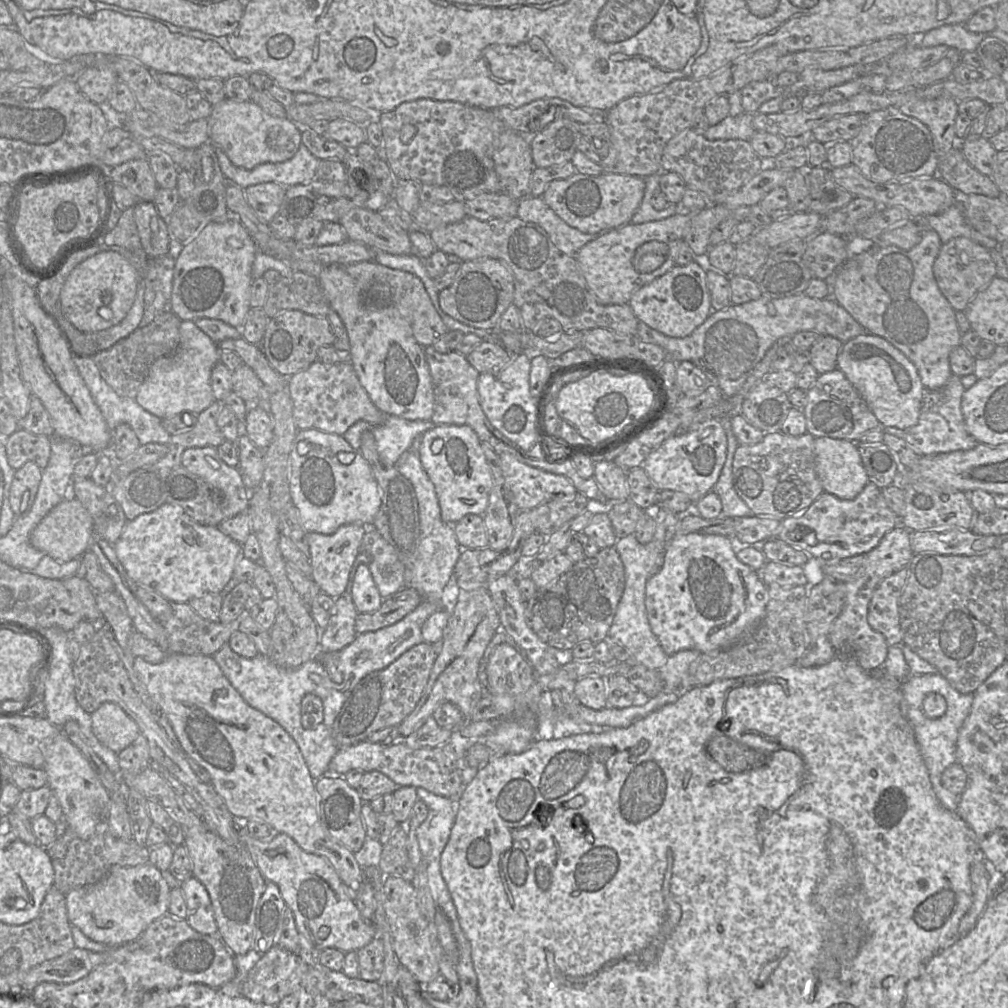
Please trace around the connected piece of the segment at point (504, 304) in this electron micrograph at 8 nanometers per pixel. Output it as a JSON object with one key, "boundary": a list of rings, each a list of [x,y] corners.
{"boundary":[[[481,258],[460,264],[453,282],[438,292],[440,309],[453,319],[468,326],[495,331],[501,315],[512,304],[514,278],[510,269],[500,261]]]}

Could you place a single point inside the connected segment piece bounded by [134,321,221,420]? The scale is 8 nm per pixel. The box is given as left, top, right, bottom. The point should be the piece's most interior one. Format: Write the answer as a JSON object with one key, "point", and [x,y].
{"point":[180,382]}

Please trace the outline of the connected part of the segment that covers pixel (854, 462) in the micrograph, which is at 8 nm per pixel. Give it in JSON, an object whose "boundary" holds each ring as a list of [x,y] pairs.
{"boundary":[[[816,437],[814,455],[816,474],[824,492],[853,500],[869,483],[856,442]]]}

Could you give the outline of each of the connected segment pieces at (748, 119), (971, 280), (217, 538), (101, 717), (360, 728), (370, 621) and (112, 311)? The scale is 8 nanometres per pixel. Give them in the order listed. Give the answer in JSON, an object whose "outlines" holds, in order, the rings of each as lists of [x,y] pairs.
{"outlines":[[[[741,113],[728,116],[716,125],[710,126],[703,135],[710,140],[747,140],[753,136],[753,114]]],[[[953,238],[942,244],[933,264],[937,285],[955,311],[963,311],[970,301],[996,277],[991,250],[966,238]]],[[[167,502],[155,511],[129,521],[113,550],[128,578],[151,588],[170,602],[178,603],[188,603],[206,594],[222,594],[233,576],[235,564],[242,557],[241,545],[223,534],[218,527],[199,524],[181,506]]],[[[113,702],[103,703],[91,713],[91,729],[102,745],[116,753],[141,735],[137,723]]],[[[423,642],[404,652],[386,668],[351,684],[345,690],[342,707],[332,726],[332,736],[338,748],[365,742],[374,732],[403,722],[423,696],[436,658],[435,647]]],[[[403,588],[384,598],[381,607],[371,613],[361,613],[356,617],[357,634],[377,631],[391,626],[411,614],[424,600],[422,594],[413,588]]],[[[115,251],[98,252],[79,263],[67,276],[60,294],[63,314],[84,333],[106,330],[127,316],[139,282],[139,273],[128,258]]]]}

